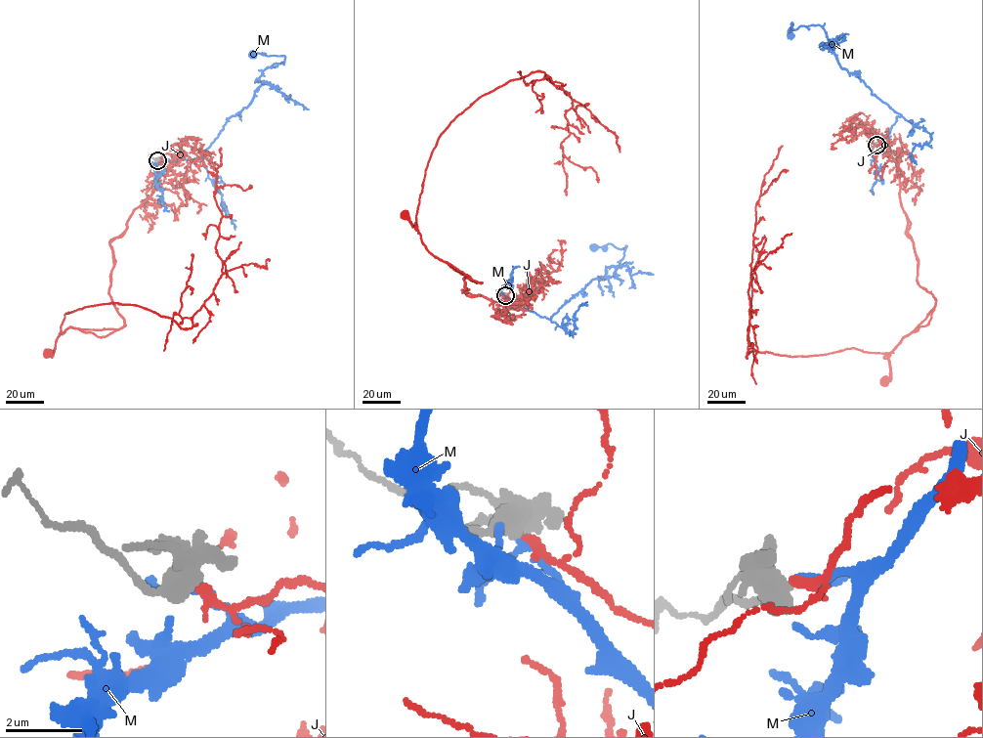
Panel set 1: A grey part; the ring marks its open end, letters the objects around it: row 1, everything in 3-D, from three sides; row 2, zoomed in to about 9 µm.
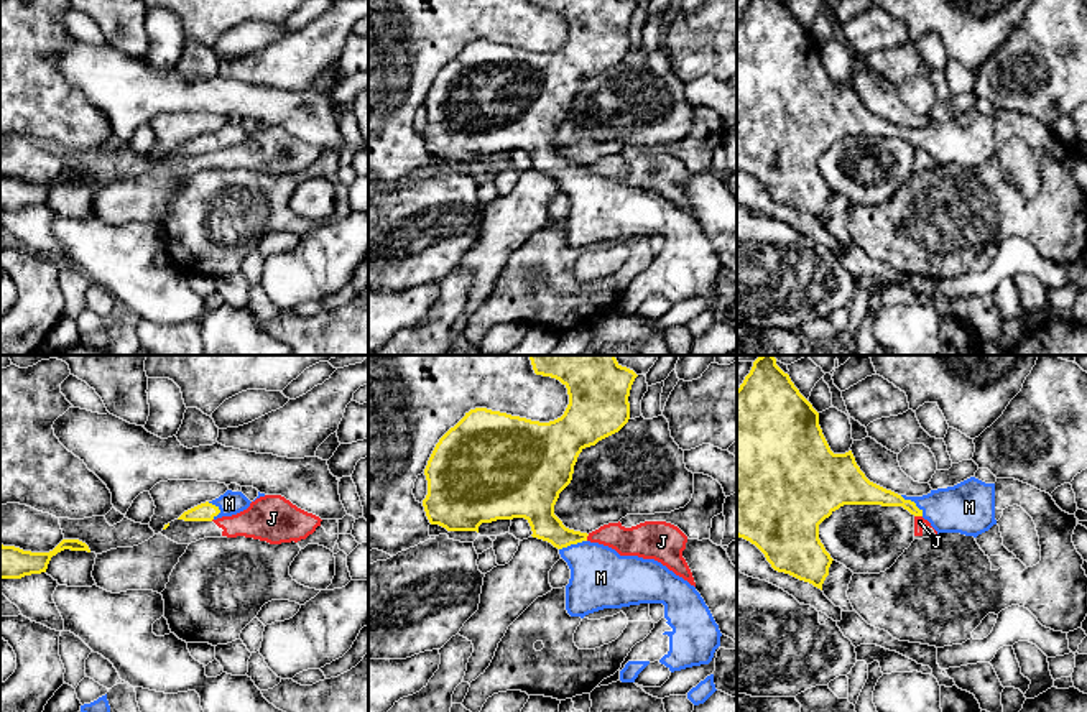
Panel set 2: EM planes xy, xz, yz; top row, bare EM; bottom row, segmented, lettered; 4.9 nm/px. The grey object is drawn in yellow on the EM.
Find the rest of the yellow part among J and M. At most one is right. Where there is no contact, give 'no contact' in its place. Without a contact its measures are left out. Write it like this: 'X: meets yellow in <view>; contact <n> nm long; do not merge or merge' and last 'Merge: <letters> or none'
J: meets yellow in yz; contact 40 nm long; do not merge
M: meets yellow in yz; contact 160 nm long; merge
Merge: M

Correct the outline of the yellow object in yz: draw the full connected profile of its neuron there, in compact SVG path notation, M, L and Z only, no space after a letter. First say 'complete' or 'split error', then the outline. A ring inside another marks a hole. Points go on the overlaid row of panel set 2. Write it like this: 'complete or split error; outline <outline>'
split error; outline M760 355L737 390L737 536L755 544L775 571L822 590L834 559L819 539L819 525L844 505L903 506L927 520L937 534L977 538L997 525L995 483L970 477L923 497L906 497L870 482L852 451L830 451L819 413L776 365L776 358Z

